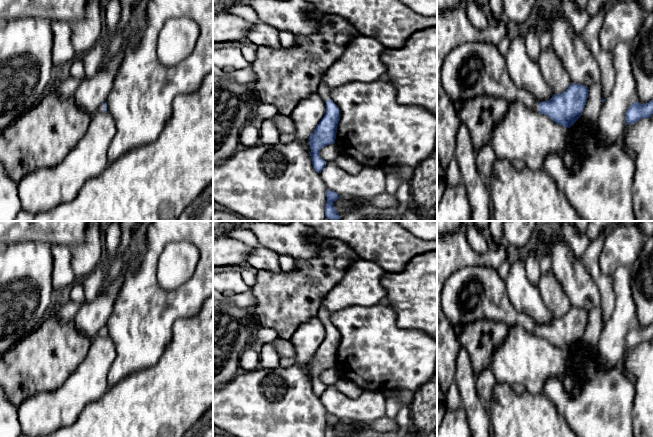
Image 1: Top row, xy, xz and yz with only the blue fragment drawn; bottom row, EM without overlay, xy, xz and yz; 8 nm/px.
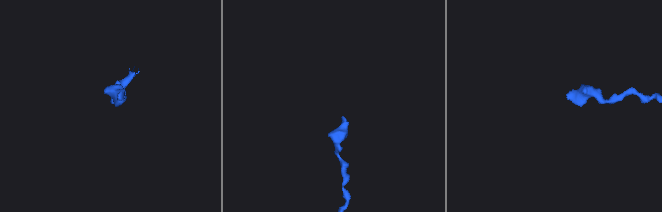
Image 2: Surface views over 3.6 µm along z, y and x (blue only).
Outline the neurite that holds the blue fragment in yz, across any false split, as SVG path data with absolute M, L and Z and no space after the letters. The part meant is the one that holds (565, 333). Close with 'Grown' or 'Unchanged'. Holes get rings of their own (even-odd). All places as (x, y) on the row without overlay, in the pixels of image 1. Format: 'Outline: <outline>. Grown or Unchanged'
Outline: M469 266L454 272L444 283L441 292L442 310L455 327L487 319L504 323L507 326L523 326L528 332L546 338L557 348L570 352L582 339L588 322L588 311L572 307L561 318L554 318L549 325L536 326L526 314L516 311L508 298L504 280L497 270L486 266Z. Grown

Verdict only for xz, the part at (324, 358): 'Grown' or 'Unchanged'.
Grown

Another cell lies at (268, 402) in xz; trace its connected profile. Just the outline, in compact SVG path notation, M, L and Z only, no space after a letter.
M298 364L286 369L279 366L277 368L258 367L254 371L243 371L238 373L229 383L218 386L213 390L213 424L225 430L228 435L233 437L325 437L327 414L320 397L312 389L310 377Z

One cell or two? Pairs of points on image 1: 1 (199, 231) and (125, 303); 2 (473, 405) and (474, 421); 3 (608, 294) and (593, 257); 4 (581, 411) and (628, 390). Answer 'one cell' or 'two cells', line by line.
1: one cell
2: one cell
3: one cell
4: one cell

